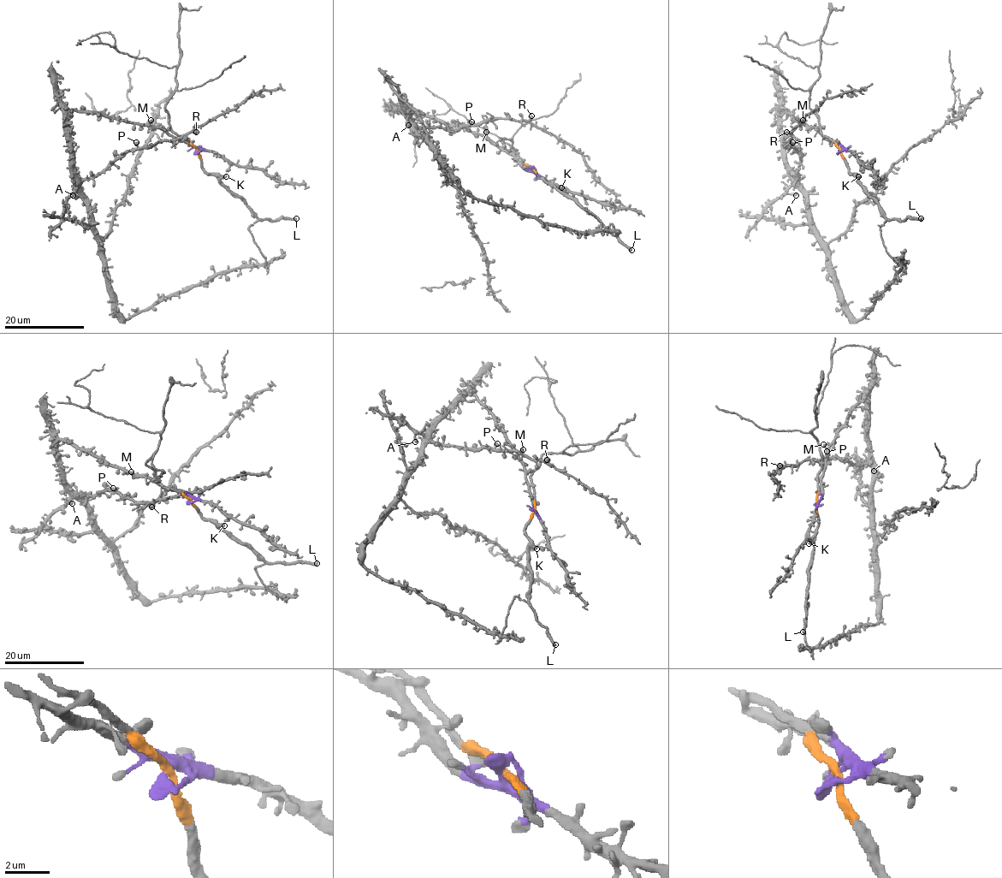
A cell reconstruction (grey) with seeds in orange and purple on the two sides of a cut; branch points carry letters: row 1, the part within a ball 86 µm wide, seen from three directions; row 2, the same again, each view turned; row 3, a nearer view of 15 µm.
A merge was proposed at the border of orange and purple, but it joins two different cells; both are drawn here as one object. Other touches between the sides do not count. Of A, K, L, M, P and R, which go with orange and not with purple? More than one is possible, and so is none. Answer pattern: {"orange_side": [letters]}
{"orange_side": ["K", "L"]}

